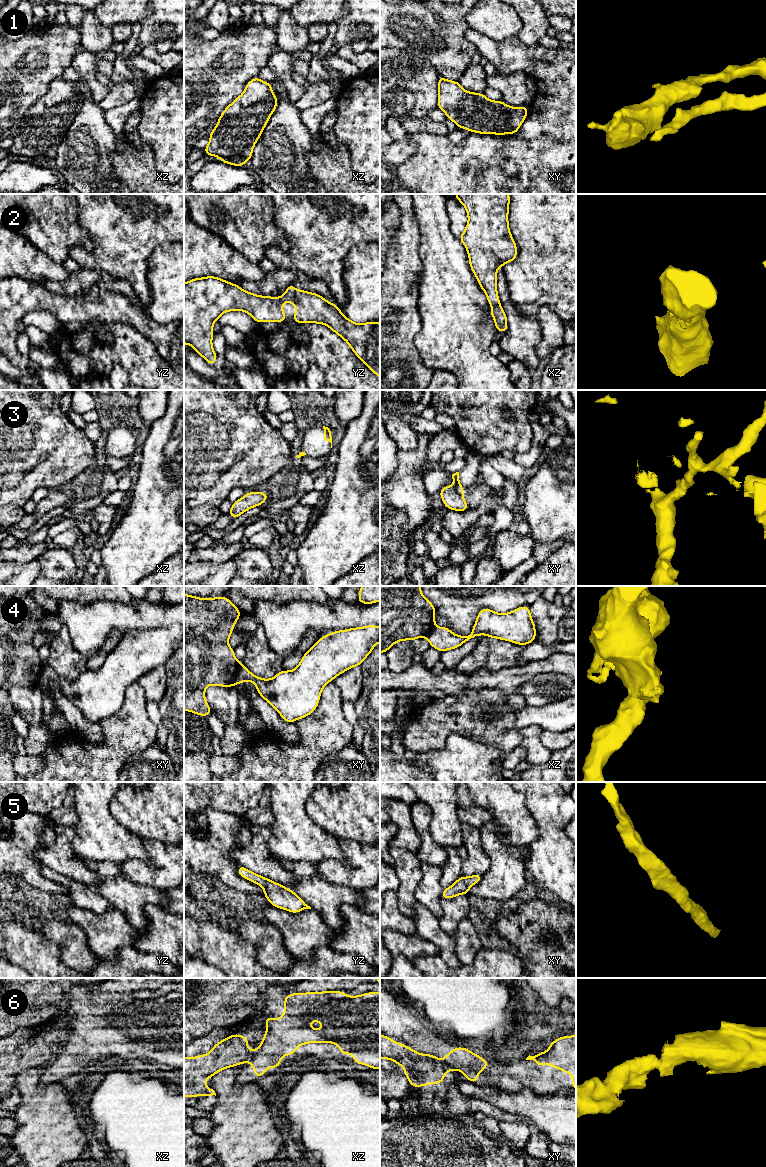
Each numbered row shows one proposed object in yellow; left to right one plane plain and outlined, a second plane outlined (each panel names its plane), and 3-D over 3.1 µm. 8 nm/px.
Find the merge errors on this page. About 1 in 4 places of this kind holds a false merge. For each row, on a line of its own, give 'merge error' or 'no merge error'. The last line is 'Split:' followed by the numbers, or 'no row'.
1: no merge error
2: no merge error
3: no merge error
4: merge error
5: no merge error
6: merge error
Split: 4, 6

